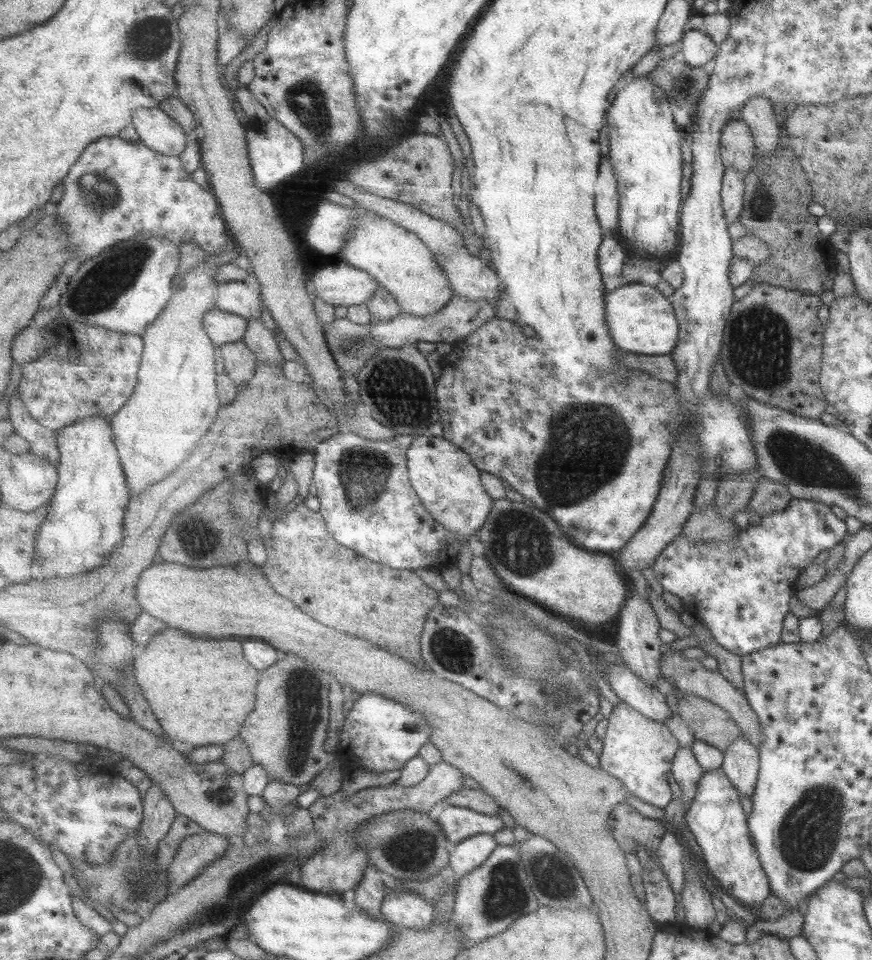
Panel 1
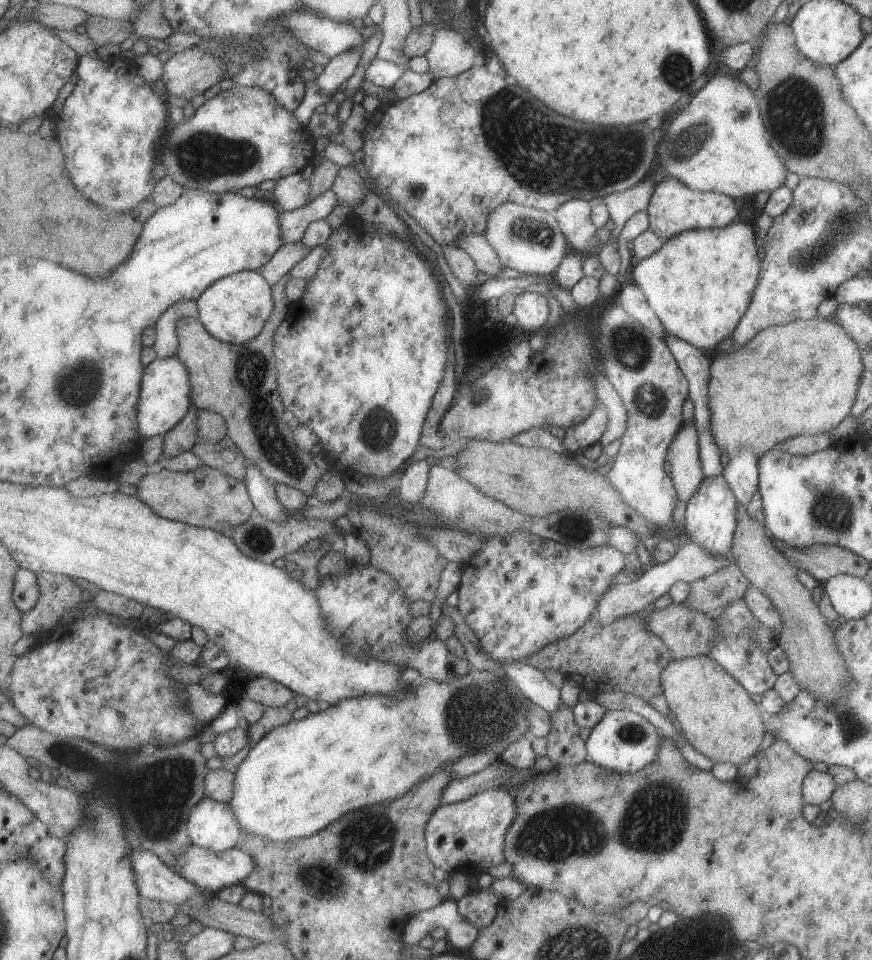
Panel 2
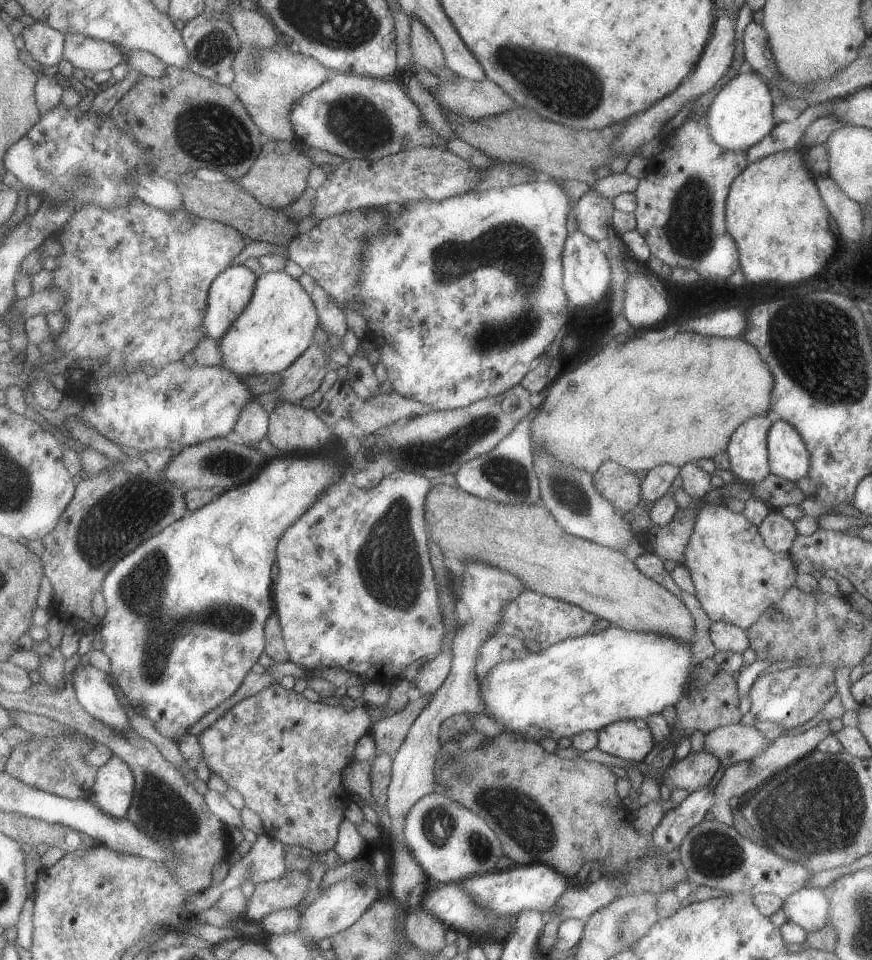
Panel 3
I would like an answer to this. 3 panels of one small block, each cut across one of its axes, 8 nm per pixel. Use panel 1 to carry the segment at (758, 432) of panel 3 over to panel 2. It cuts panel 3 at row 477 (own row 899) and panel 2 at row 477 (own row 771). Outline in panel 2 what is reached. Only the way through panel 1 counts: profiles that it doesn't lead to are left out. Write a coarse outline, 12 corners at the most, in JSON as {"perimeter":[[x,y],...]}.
{"perimeter":[[721,475],[685,506],[688,541],[711,557],[732,548],[737,504]]}

